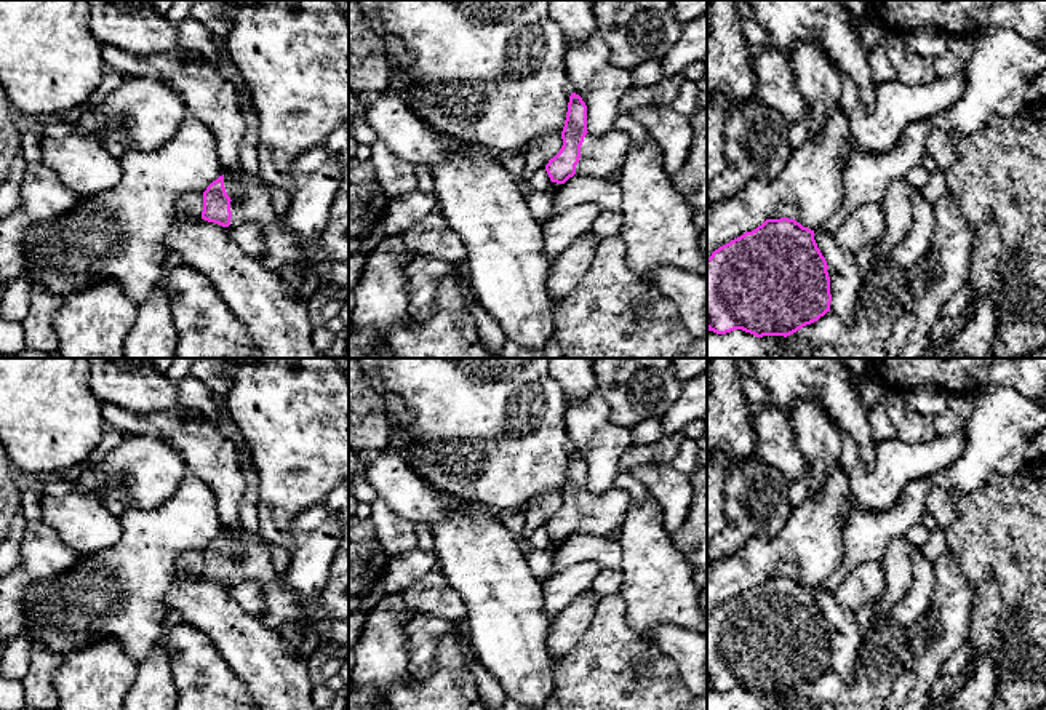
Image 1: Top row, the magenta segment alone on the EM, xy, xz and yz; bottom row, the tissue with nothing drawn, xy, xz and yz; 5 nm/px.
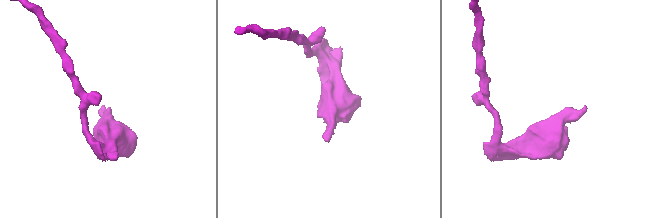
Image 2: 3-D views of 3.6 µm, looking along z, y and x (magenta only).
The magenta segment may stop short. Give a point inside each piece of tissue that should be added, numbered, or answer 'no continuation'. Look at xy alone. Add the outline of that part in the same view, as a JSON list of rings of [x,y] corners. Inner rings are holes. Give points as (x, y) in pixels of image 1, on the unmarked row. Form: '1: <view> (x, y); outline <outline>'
1: xy (255, 563); outline [[[243,529],[240,531],[240,537],[237,540],[224,532],[224,545],[232,558],[230,582],[269,580],[278,576],[272,566],[267,545],[250,537]]]

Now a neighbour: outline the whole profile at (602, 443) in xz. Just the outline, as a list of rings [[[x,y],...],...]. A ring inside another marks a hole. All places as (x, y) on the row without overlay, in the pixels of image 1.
[[[597,390],[582,401],[568,403],[565,425],[571,451],[579,453],[587,464],[589,493],[600,494],[613,488],[613,481],[621,472],[621,457],[632,446],[632,430],[609,421],[609,405]]]

